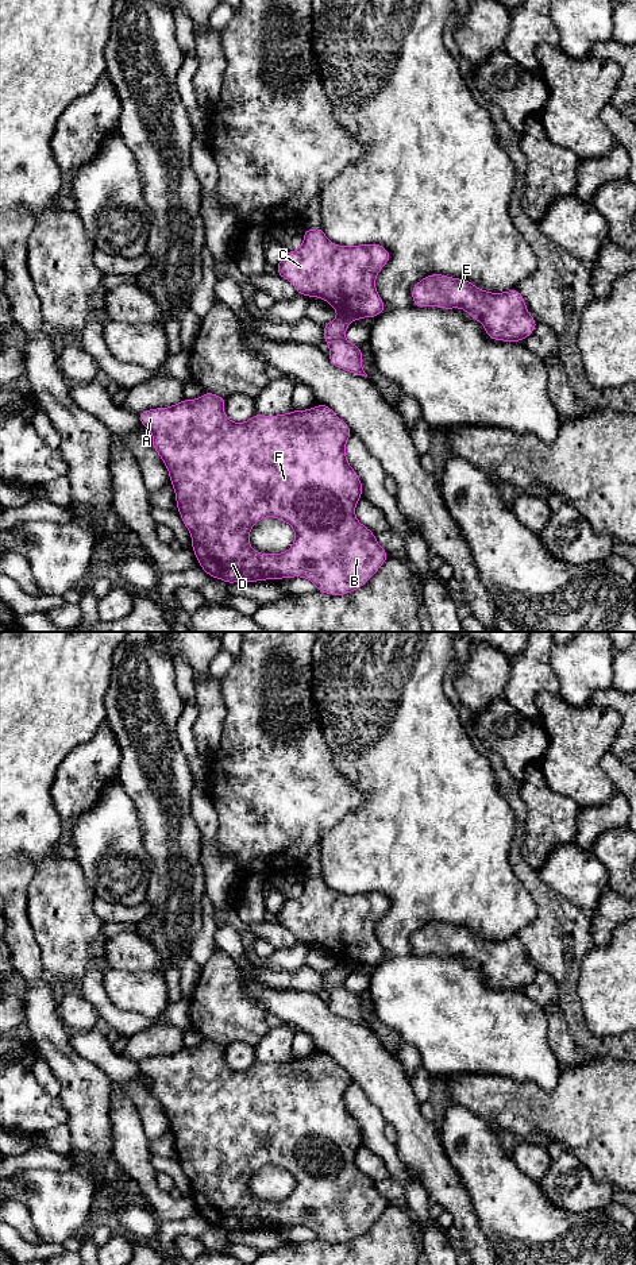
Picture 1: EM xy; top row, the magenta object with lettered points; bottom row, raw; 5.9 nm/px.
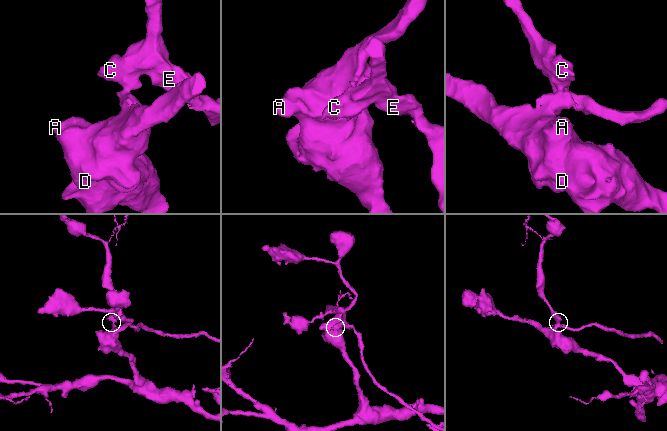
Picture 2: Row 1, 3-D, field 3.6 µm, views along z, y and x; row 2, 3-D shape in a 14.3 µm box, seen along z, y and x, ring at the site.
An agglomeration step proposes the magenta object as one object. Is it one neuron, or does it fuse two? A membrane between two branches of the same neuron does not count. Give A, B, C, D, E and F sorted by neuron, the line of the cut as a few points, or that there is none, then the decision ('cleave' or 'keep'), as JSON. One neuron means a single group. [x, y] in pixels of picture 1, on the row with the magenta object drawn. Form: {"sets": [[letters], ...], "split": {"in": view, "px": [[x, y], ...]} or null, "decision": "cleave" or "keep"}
{"sets": [["A", "B", "D", "F"], ["C", "E"]], "split": {"in": "xy", "px": [[338, 315], [351, 319]]}, "decision": "cleave"}

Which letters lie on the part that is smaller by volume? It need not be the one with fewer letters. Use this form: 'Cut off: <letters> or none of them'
Cut off: C, E

